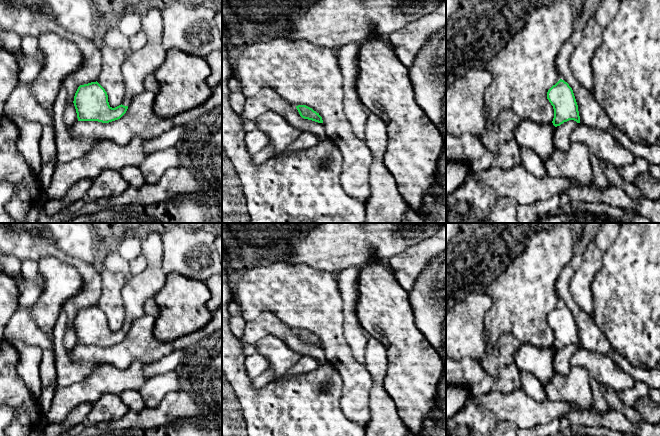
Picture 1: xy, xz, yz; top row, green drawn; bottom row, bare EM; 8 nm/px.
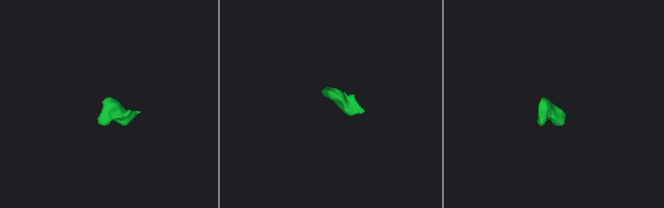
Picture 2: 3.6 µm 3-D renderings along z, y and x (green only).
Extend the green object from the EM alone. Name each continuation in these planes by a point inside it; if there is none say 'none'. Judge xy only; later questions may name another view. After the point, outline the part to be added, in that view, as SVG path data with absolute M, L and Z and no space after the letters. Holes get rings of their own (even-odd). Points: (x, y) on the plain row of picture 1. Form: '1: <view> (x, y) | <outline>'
1: xy (138, 289) | M151 232L141 241L147 267L140 274L130 276L121 290L126 314L122 326L124 330L129 330L134 320L145 315L144 303L154 297L166 283L166 274L162 269L164 245L161 234Z

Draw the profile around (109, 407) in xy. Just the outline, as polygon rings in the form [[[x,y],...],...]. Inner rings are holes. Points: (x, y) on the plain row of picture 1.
[[[103,394],[95,403],[87,415],[86,421],[97,424],[99,422],[115,422],[120,420],[129,407],[116,394]]]

